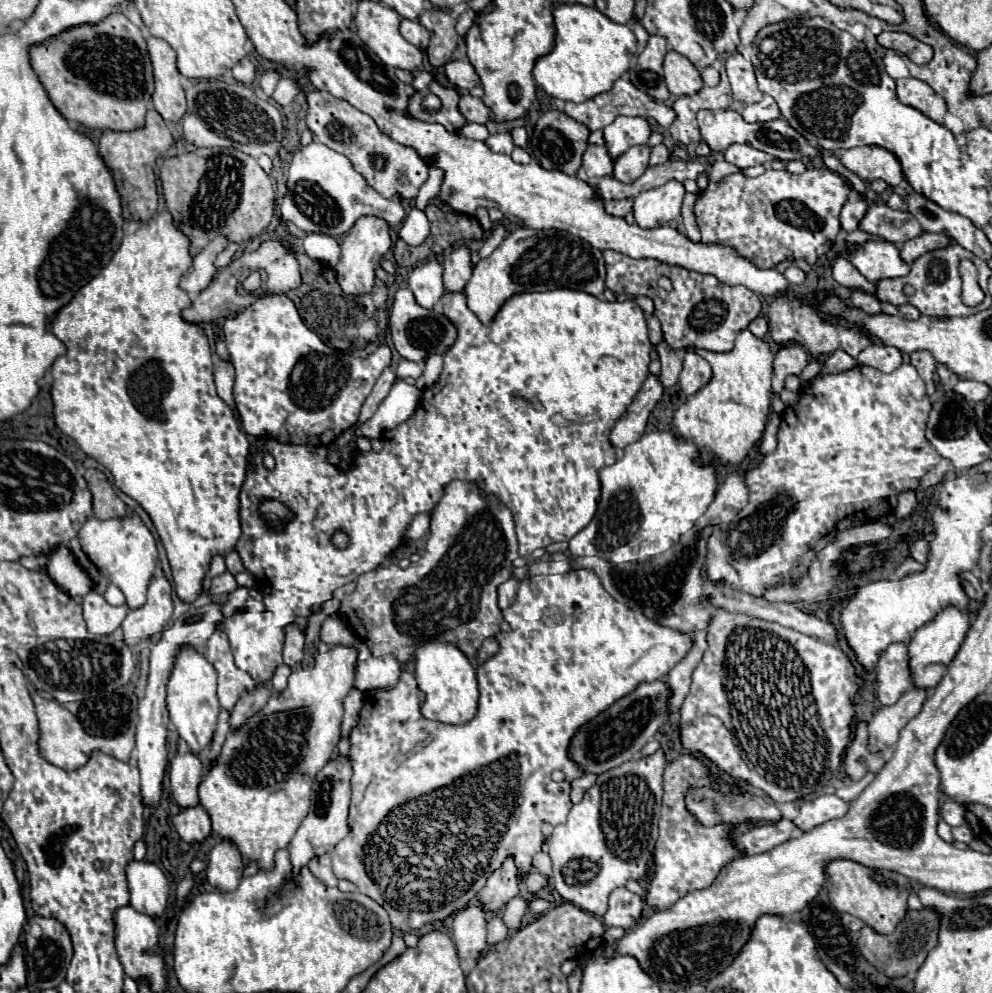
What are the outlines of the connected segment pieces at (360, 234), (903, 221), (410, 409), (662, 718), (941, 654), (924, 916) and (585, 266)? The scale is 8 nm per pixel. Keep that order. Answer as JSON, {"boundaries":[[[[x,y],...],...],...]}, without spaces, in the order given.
{"boundaries":[[[[360,216],[348,236],[342,242],[342,256],[336,266],[338,284],[346,294],[364,294],[370,292],[376,278],[376,264],[382,260],[382,256],[390,250],[390,224],[378,216]]],[[[872,204],[860,222],[860,230],[882,236],[894,244],[902,244],[922,234],[922,226],[910,212],[892,210],[886,204]]],[[[396,380],[390,394],[378,406],[378,412],[356,430],[356,436],[380,438],[384,430],[396,428],[406,422],[418,408],[422,400],[422,390],[406,384],[404,380]]],[[[666,680],[642,682],[630,694],[616,700],[610,708],[600,712],[596,718],[586,722],[576,730],[570,740],[568,754],[572,762],[584,774],[602,774],[626,760],[632,760],[640,754],[644,744],[654,738],[658,728],[668,720],[668,702],[672,698],[672,690]]],[[[954,606],[944,608],[934,620],[930,620],[930,624],[924,624],[922,628],[918,628],[918,632],[914,634],[914,638],[908,644],[910,666],[912,666],[912,672],[914,672],[914,684],[916,686],[932,688],[942,680],[942,676],[944,676],[948,664],[952,662],[952,658],[956,656],[968,628],[970,628],[970,612],[958,610]]],[[[924,906],[922,910],[908,910],[906,916],[898,922],[892,934],[878,934],[874,928],[864,926],[860,930],[858,948],[862,956],[886,976],[914,976],[922,962],[926,960],[928,952],[938,944],[938,930],[940,930],[940,914],[934,908]]],[[[518,228],[504,238],[504,242],[492,252],[490,258],[476,264],[472,278],[464,288],[464,296],[468,300],[468,308],[480,318],[480,322],[490,324],[504,302],[514,294],[570,288],[592,296],[602,296],[606,288],[604,282],[606,266],[598,248],[568,232]]]]}

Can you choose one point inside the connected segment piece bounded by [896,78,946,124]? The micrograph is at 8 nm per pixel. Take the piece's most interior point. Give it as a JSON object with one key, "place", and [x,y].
{"place":[912,92]}

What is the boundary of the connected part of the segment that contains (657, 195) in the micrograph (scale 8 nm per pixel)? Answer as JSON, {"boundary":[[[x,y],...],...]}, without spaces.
{"boundary":[[[676,180],[646,190],[634,198],[634,220],[640,228],[656,228],[680,216],[684,186]]]}

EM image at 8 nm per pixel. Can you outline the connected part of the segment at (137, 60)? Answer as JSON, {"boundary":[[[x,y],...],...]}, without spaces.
{"boundary":[[[122,12],[110,14],[96,26],[78,26],[66,30],[64,34],[50,38],[30,50],[32,68],[38,74],[40,82],[44,84],[52,104],[66,120],[76,120],[86,128],[100,128],[100,130],[138,130],[144,126],[144,116],[150,108],[150,100],[154,94],[154,76],[152,76],[152,62],[146,48],[146,38],[138,26],[134,26]]]}

